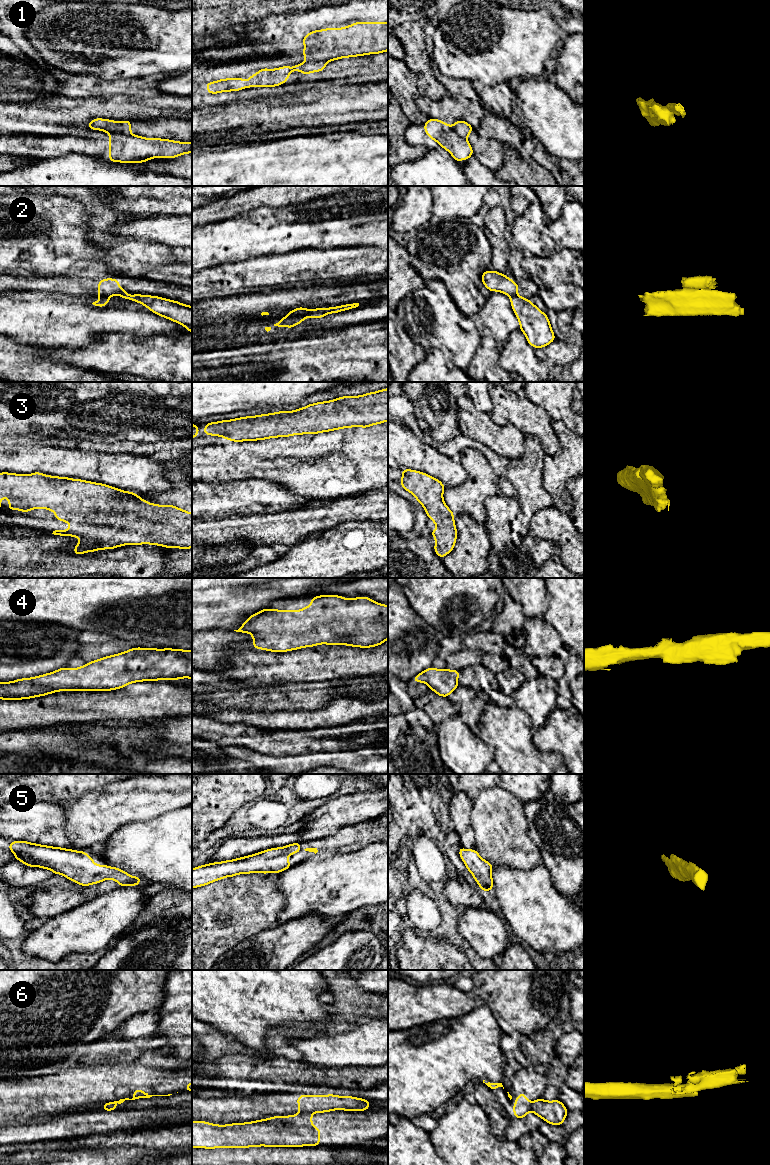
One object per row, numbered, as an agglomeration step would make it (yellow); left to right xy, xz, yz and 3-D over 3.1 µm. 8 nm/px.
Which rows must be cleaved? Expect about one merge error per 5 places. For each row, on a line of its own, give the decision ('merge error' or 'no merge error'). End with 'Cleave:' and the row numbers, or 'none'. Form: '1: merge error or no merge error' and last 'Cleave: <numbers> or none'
1: merge error
2: merge error
3: no merge error
4: no merge error
5: no merge error
6: merge error
Cleave: 1, 2, 6

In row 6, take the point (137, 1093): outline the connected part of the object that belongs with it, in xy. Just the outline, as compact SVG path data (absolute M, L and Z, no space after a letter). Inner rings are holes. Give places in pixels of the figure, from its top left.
M137 1088L134 1092L133 1092L133 1098L132 1099L129 1099L129 1098L125 1098L125 1099L120 1099L119 1101L114 1101L114 1102L108 1102L106 1104L121 1104L123 1103L125 1100L135 1100L135 1099L138 1099L138 1098L150 1098L152 1096L170 1096L172 1094L168 1094L168 1095L149 1095L148 1093L144 1092L144 1091L141 1091L140 1088ZM103 1104L103 1105L106 1105L106 1104Z

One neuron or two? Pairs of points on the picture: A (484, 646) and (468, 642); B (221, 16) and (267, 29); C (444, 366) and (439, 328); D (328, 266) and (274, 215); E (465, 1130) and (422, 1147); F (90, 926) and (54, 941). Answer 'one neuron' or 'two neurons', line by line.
A: one neuron
B: two neurons
C: two neurons
D: two neurons
E: two neurons
F: one neuron

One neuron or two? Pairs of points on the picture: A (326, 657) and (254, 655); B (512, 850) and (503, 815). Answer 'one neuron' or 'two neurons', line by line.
A: one neuron
B: one neuron

